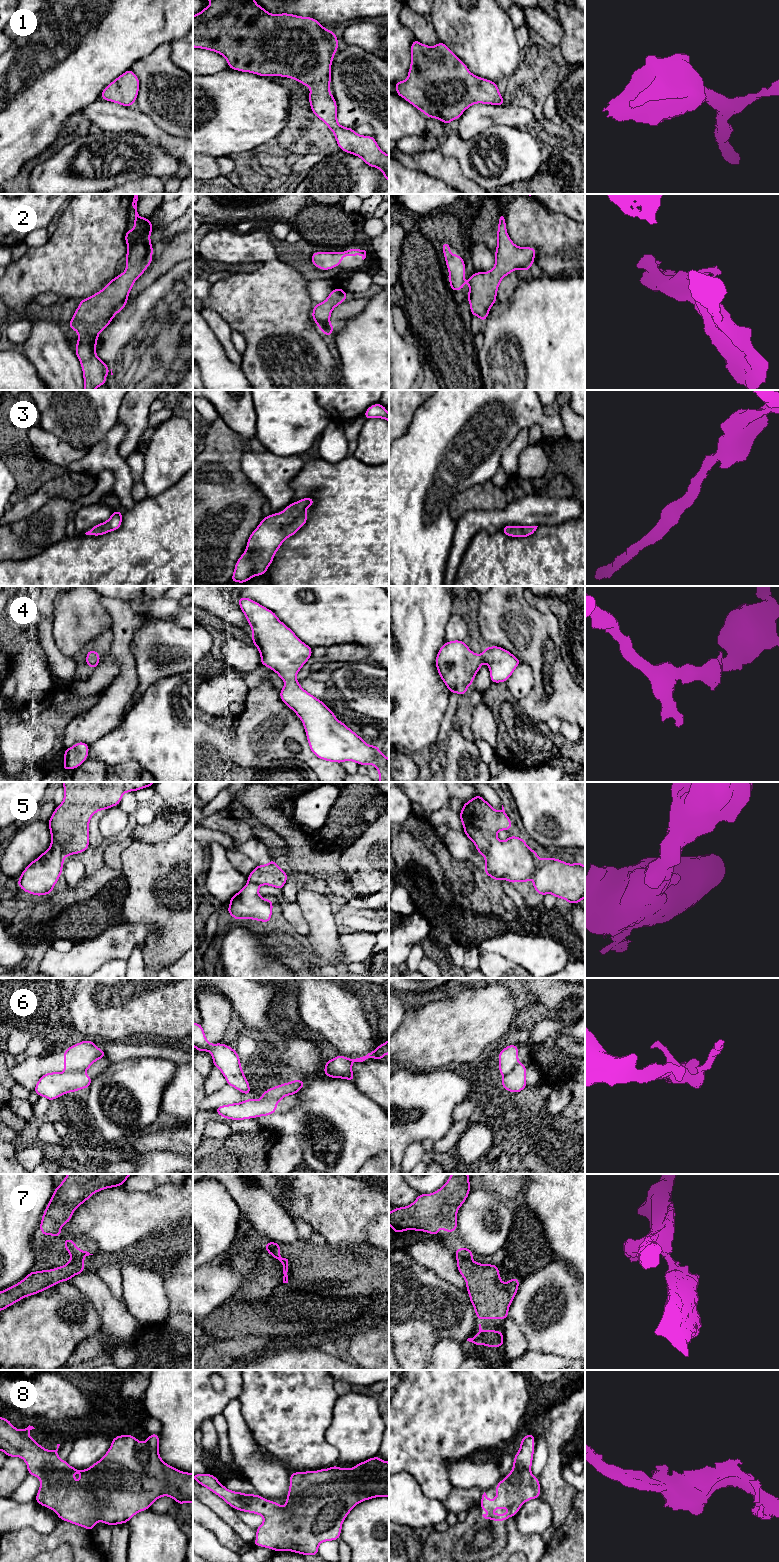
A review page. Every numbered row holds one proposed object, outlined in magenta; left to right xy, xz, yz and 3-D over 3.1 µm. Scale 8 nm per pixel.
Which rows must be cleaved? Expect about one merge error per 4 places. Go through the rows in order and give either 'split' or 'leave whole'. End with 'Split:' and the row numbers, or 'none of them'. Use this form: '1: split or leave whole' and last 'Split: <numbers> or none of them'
1: leave whole
2: leave whole
3: leave whole
4: leave whole
5: split
6: leave whole
7: split
8: leave whole
Split: 5, 7

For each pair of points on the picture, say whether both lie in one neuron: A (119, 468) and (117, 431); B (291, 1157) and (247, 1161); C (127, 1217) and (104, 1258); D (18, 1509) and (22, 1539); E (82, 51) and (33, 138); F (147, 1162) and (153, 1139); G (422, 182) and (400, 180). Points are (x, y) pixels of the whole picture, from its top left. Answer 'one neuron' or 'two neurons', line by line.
A: one neuron
B: two neurons
C: two neurons
D: two neurons
E: one neuron
F: two neurons
G: one neuron

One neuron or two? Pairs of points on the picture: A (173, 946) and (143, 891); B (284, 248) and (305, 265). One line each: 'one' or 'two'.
A: one
B: one

